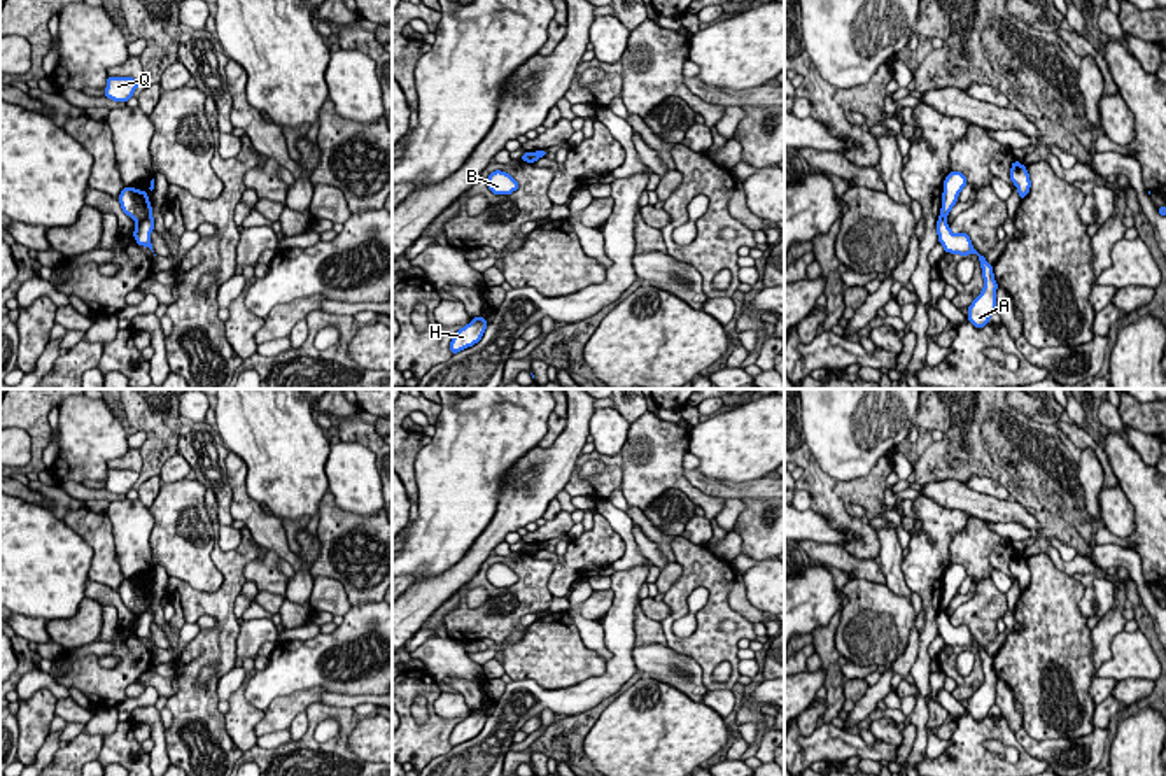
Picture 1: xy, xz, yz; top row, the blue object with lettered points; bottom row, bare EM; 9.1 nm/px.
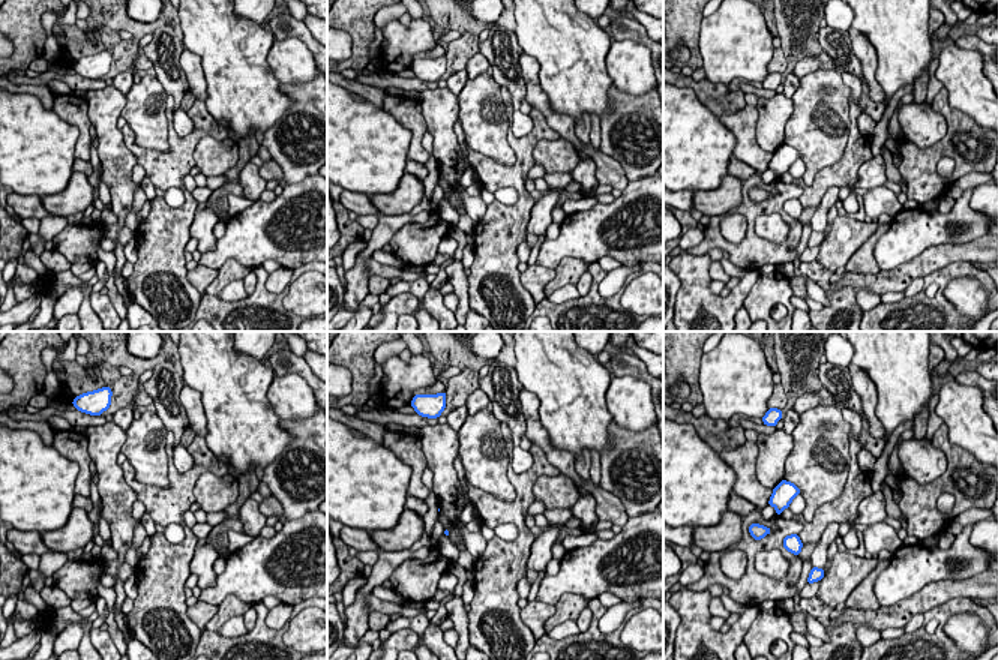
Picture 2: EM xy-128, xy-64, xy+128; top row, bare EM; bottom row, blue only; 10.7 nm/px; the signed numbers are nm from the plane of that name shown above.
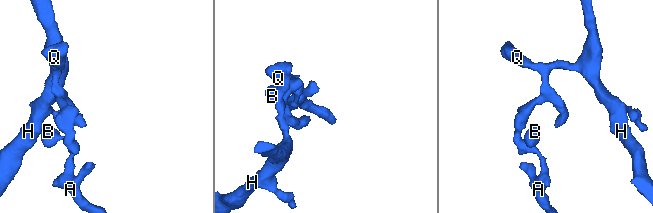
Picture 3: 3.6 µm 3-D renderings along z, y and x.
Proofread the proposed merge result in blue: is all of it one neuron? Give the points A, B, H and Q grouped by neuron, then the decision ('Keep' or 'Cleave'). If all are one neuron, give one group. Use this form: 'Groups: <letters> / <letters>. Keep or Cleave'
Groups: A B / H Q. Cleave

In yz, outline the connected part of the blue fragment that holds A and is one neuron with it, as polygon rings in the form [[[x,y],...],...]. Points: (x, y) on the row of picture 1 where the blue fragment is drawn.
[[[938,217],[937,221],[937,235],[938,242],[944,247],[944,252],[968,256],[970,252],[979,256],[980,266],[982,266],[982,279],[984,279],[984,289],[982,293],[973,300],[973,303],[968,308],[968,322],[972,322],[975,328],[984,328],[989,322],[991,314],[996,310],[996,289],[998,284],[993,275],[993,265],[986,261],[984,256],[980,256],[968,236],[968,233],[954,235],[944,217]]]

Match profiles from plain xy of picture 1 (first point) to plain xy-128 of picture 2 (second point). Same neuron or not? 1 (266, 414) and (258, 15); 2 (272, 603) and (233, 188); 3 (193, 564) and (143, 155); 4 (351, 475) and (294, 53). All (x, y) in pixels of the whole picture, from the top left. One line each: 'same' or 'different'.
1: different
2: different
3: different
4: same

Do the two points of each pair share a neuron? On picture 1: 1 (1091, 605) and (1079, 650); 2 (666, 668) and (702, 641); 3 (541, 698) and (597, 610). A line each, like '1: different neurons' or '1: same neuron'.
1: different neurons
2: different neurons
3: different neurons

